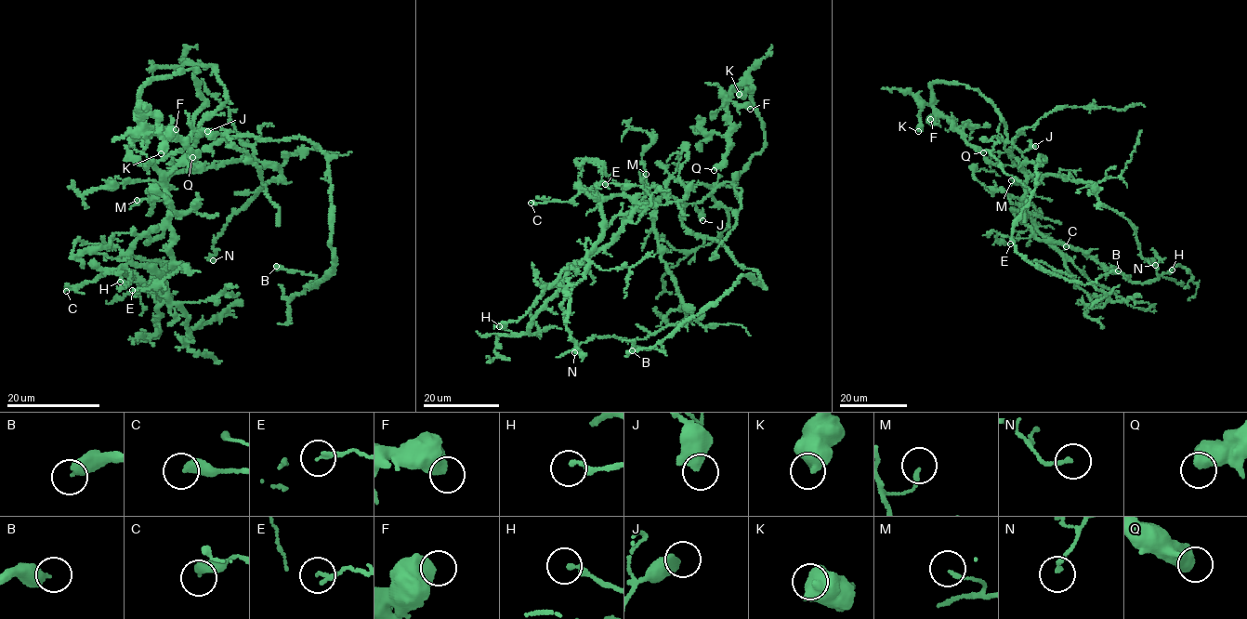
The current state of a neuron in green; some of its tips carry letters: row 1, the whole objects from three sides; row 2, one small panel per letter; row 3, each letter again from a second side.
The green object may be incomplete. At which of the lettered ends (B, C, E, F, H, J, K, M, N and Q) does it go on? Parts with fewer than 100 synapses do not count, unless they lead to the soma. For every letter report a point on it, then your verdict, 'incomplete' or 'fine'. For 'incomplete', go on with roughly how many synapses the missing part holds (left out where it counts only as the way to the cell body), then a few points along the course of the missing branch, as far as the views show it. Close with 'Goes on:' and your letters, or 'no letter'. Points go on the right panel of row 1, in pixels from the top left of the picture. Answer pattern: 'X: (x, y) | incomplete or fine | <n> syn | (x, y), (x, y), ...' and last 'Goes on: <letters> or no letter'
B: (1118, 270) | fine
C: (1066, 246) | fine
E: (1010, 243) | fine
F: (930, 119) | fine
H: (1172, 269) | fine
J: (1035, 146) | fine
K: (918, 131) | fine
M: (1011, 180) | fine
N: (1155, 265) | fine
Q: (983, 152) | fine
Goes on: no letter

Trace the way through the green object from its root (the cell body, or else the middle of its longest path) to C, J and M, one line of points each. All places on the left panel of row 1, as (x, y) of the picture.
C: (188, 156), (165, 176), (167, 218), (135, 243), (130, 260), (119, 269), (104, 269), (95, 280), (66, 291)
J: (188, 156), (196, 138), (207, 131)
M: (188, 156), (165, 176), (164, 198), (141, 200), (137, 203), (137, 200)

